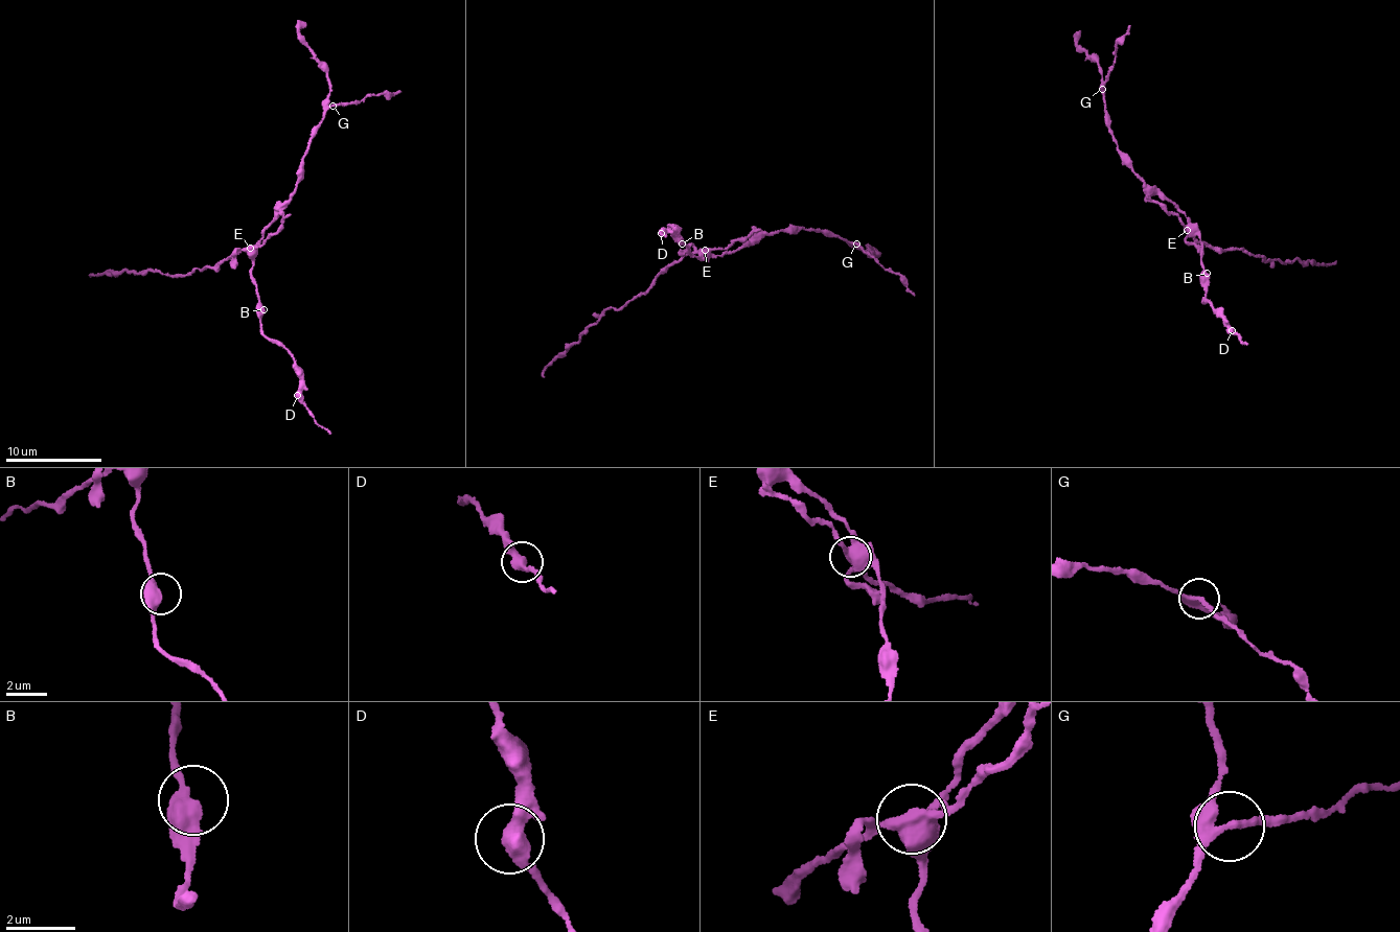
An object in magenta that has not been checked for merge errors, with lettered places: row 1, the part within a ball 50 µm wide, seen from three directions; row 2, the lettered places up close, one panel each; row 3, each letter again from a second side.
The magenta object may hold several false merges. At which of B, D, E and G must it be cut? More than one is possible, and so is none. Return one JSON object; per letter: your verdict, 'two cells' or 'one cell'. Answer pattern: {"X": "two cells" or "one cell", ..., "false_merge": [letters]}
{"B": "one cell", "D": "one cell", "E": "two cells", "G": "two cells", "false_merge": ["E", "G"]}

